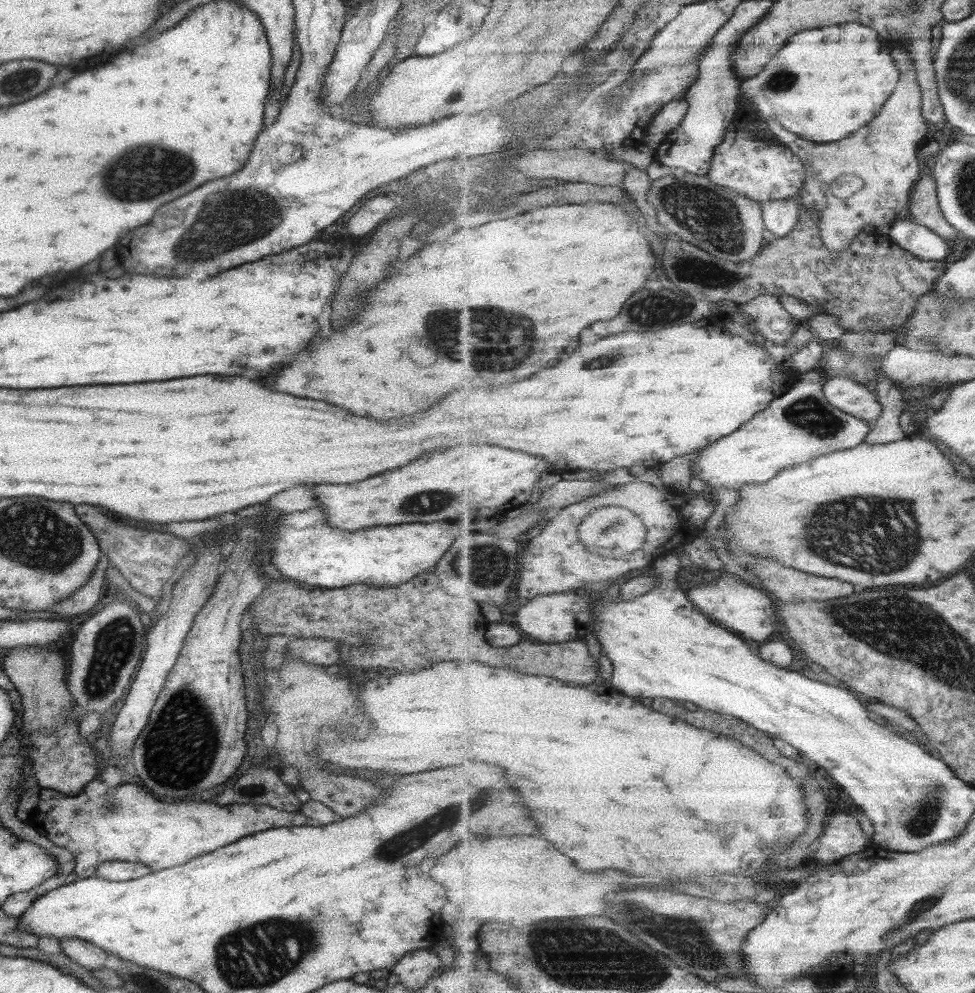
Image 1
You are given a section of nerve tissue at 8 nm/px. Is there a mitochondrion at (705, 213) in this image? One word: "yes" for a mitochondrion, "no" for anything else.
yes

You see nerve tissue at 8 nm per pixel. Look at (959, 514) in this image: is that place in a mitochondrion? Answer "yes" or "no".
no

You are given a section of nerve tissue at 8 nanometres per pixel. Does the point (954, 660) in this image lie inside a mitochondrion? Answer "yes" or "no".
yes

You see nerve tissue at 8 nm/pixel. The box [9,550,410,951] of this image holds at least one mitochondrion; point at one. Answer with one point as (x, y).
(172, 747)

